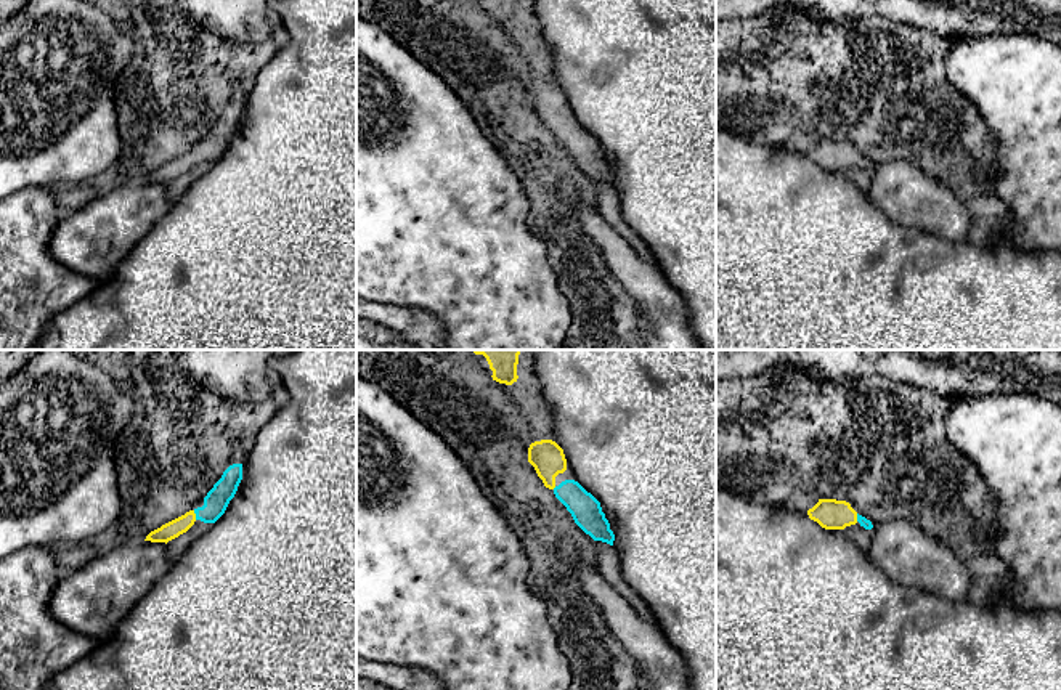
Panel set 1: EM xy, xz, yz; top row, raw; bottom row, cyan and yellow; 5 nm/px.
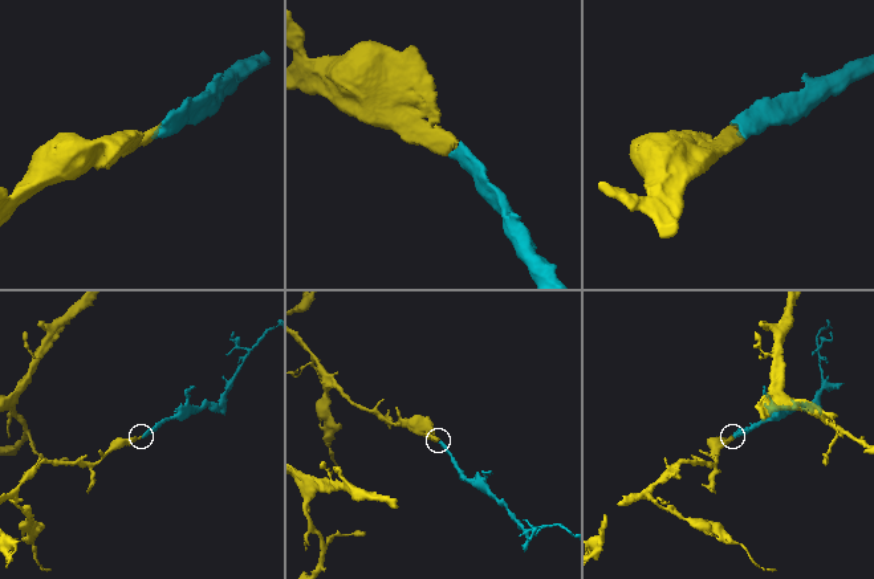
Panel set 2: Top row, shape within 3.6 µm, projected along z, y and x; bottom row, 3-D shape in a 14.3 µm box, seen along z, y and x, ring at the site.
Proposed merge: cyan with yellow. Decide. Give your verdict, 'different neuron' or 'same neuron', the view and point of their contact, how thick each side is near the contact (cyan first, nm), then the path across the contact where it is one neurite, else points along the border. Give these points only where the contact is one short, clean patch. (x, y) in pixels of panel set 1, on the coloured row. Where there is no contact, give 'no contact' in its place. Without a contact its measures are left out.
same neuron; contact xy (196, 515); calibres 120 and 90 nm; way xy (217, 499), (196, 515), (180, 525)

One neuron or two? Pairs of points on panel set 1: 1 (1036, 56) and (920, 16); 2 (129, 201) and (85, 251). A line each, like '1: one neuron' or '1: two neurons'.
1: two neurons
2: one neuron

